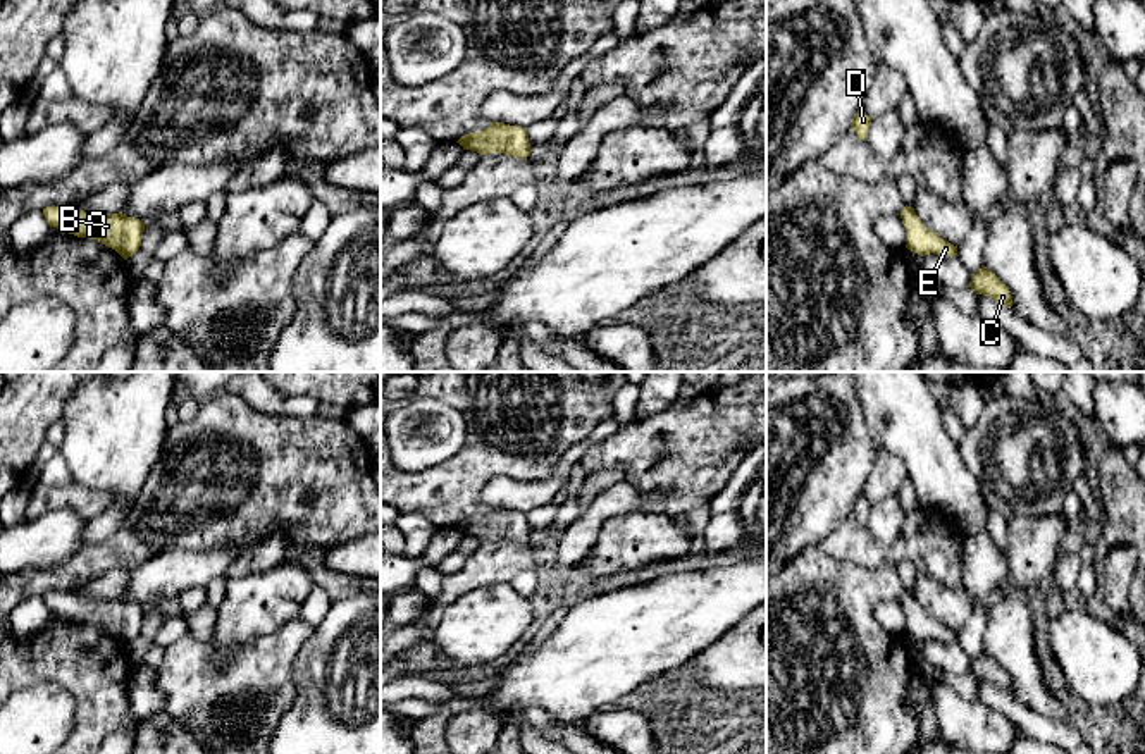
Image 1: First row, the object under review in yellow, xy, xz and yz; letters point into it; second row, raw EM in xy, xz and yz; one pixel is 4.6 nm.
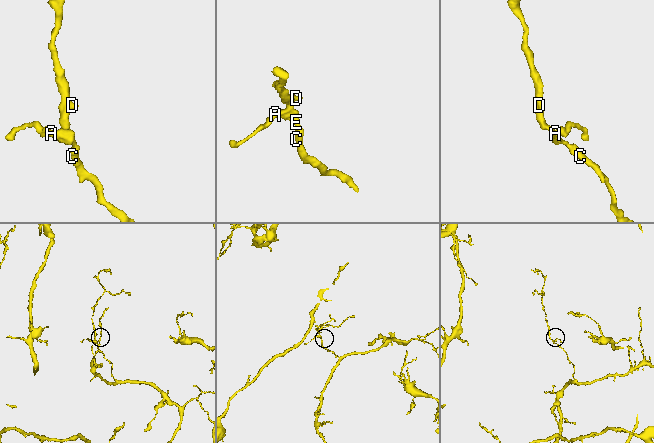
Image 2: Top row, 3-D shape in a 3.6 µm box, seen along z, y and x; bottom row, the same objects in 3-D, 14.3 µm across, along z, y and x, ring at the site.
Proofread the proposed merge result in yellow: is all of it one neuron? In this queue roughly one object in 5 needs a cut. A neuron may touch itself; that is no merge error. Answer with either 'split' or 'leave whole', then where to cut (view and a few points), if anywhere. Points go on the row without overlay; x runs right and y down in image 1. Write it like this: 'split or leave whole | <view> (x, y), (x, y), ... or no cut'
leave whole | no cut

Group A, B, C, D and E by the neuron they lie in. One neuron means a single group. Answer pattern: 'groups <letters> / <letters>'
groups A B C D E

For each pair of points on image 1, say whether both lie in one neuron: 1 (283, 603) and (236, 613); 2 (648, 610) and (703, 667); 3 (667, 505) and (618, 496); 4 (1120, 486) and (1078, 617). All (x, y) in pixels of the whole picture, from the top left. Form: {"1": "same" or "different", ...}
{"1": "same", "2": "different", "3": "different", "4": "different"}

